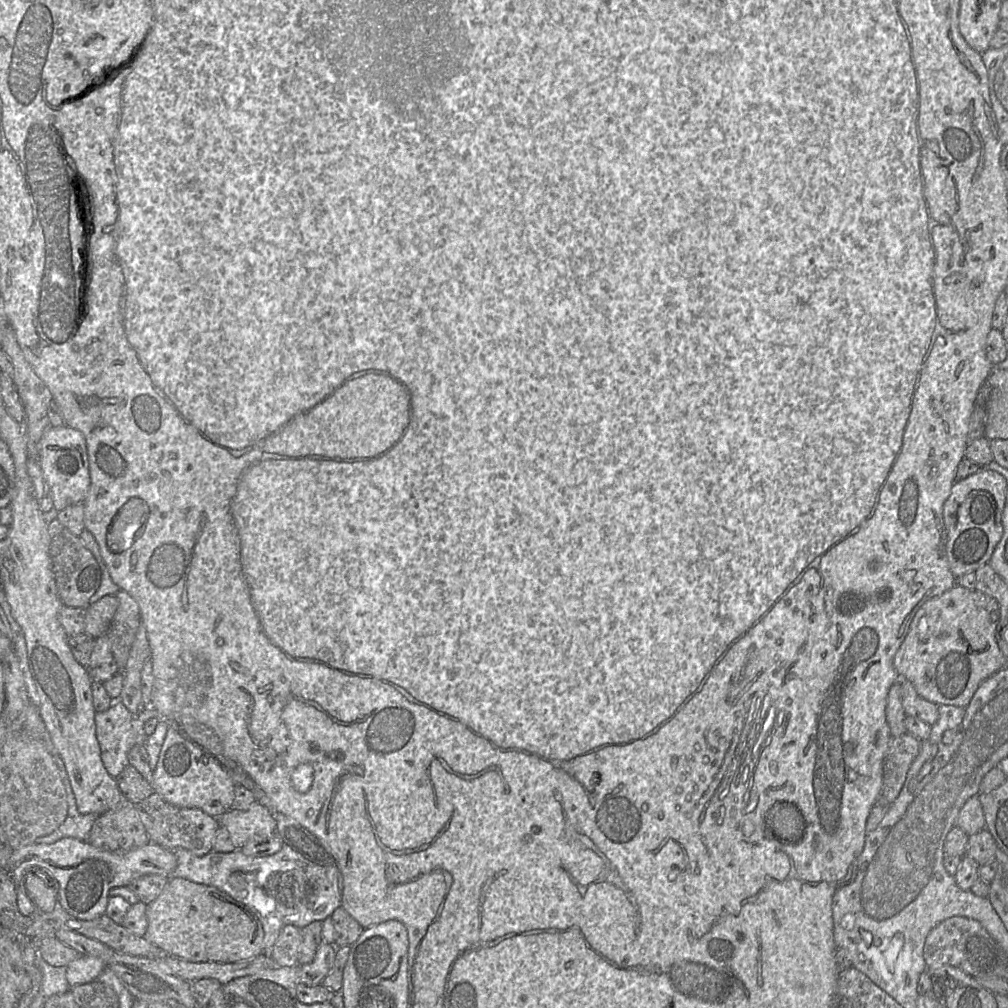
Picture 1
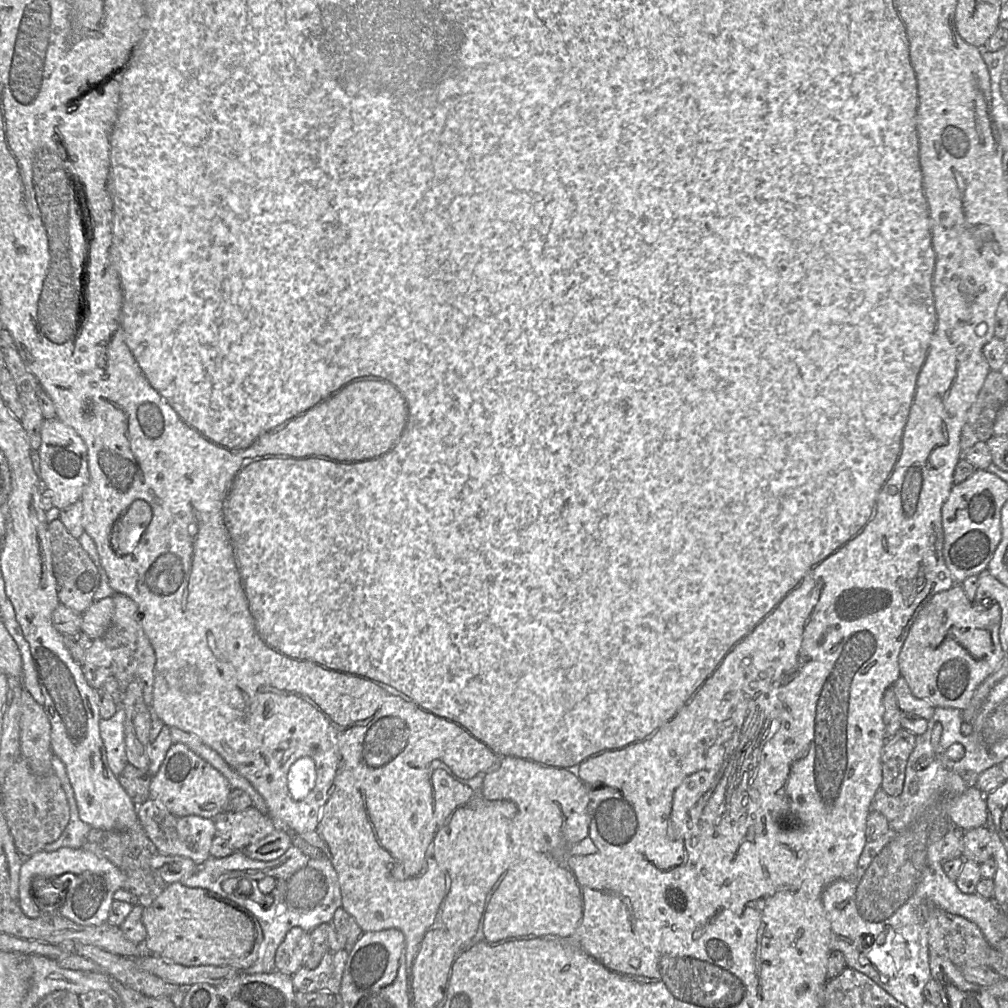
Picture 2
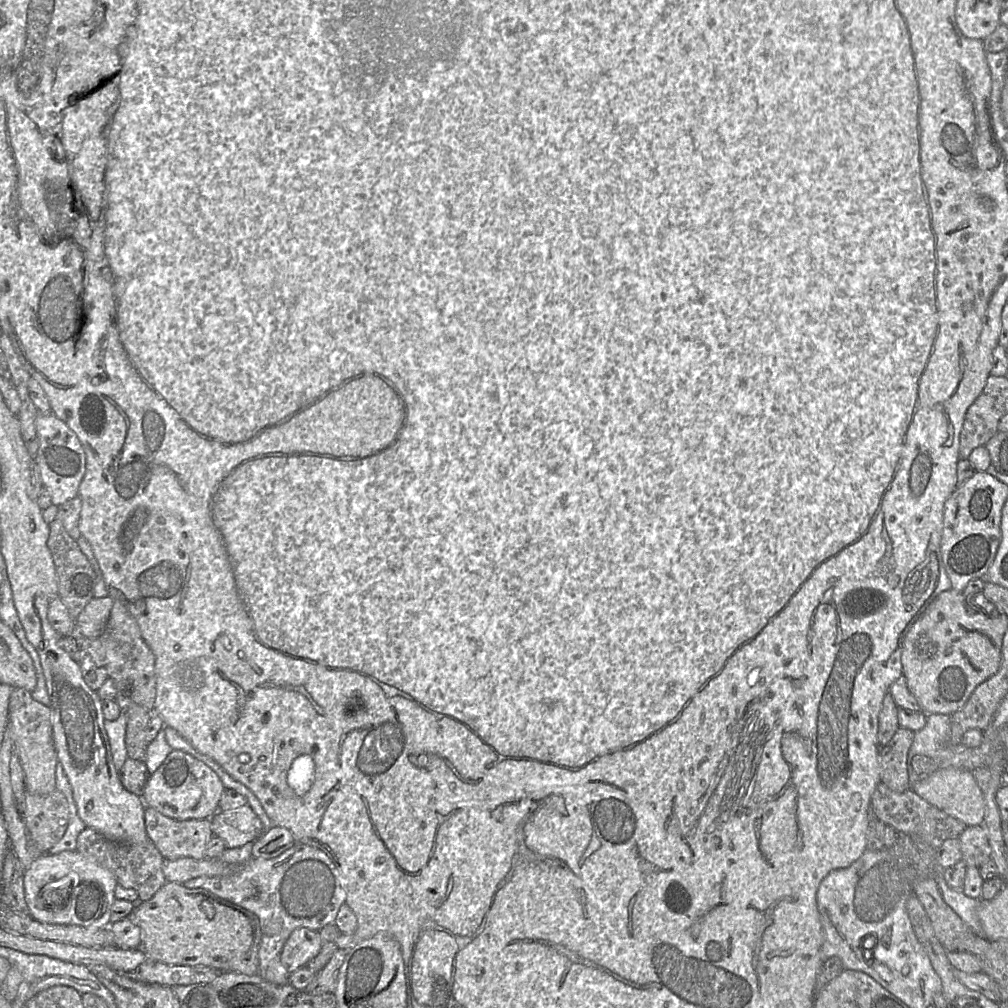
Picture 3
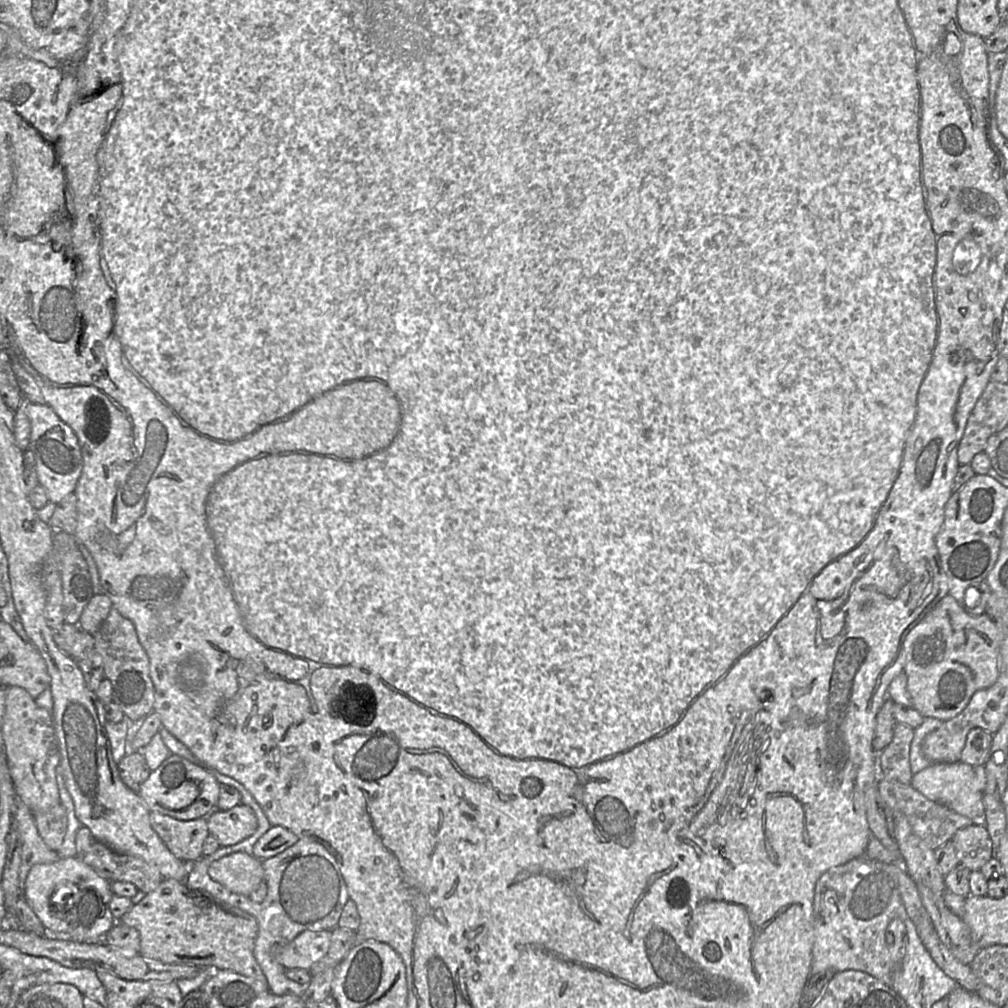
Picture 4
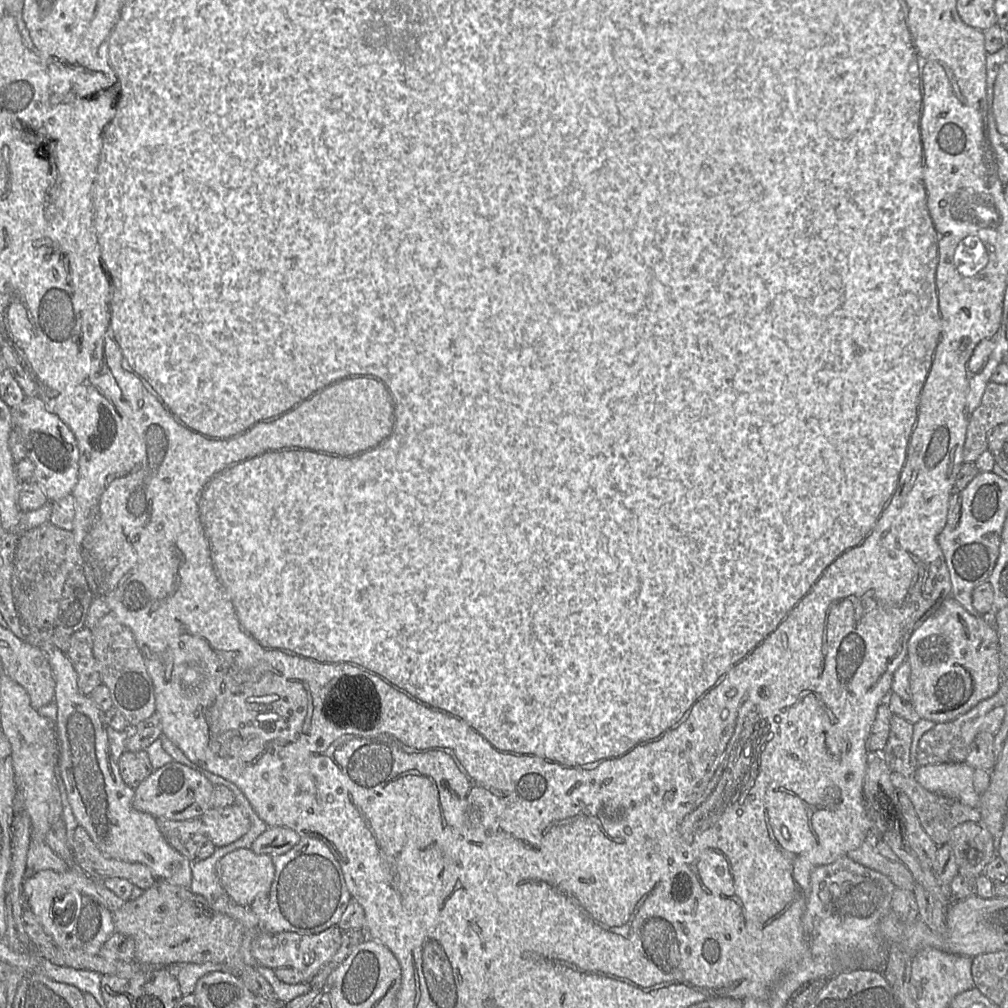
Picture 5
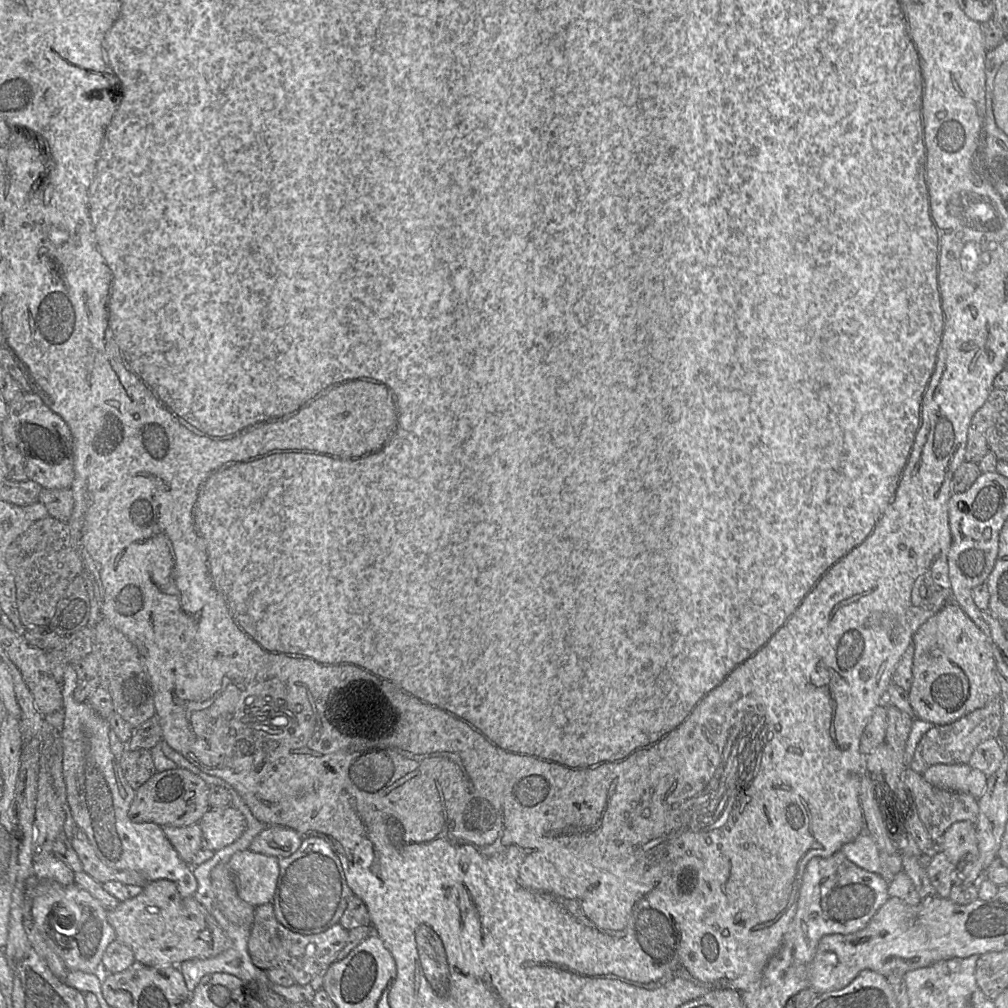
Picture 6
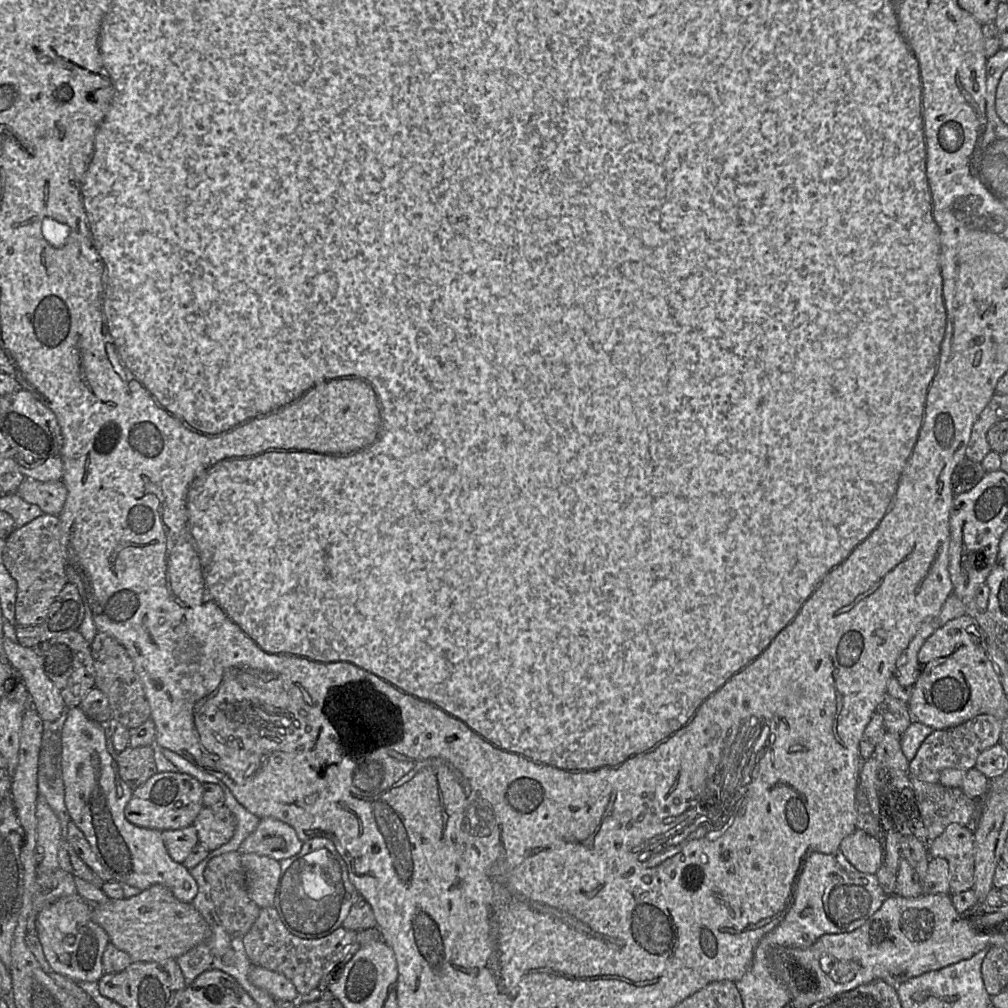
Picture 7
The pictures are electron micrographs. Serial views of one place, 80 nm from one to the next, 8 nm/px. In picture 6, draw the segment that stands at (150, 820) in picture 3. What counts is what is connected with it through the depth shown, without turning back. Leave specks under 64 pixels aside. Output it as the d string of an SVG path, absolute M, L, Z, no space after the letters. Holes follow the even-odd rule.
M199 824L188 826L161 826L162 832L181 859L191 864L201 842L202 832Z

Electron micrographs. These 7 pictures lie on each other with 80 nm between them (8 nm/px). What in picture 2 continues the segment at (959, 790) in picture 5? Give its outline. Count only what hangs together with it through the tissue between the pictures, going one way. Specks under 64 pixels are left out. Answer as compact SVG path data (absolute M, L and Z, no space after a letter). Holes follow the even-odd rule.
M977 786L967 789L956 798L950 804L947 813L952 826L962 831L987 826L987 802Z

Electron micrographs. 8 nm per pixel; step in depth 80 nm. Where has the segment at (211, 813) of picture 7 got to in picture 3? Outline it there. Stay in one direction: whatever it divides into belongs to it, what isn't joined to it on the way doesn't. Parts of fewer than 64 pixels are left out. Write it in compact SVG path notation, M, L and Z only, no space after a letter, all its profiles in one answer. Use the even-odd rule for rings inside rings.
M248 804L227 811L218 810L210 822L213 835L219 837L226 848L241 847L263 834L263 825Z

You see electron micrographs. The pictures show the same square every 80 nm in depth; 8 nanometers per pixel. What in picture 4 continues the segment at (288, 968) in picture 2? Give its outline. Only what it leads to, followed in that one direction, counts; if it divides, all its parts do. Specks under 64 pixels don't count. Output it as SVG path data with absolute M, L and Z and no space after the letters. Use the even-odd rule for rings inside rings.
M306 930L285 945L275 945L272 954L285 969L301 968L310 970L311 966L322 959L331 943L331 931Z

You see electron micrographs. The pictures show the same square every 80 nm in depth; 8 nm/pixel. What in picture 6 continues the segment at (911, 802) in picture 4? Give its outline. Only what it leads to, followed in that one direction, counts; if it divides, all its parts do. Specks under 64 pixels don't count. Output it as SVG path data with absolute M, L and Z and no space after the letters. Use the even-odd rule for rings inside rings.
M909 766L902 771L900 779L911 791L918 816L934 842L937 842L955 822L969 821L976 824L978 819L978 802L977 798L971 794L937 788L929 784L921 774L916 773Z

